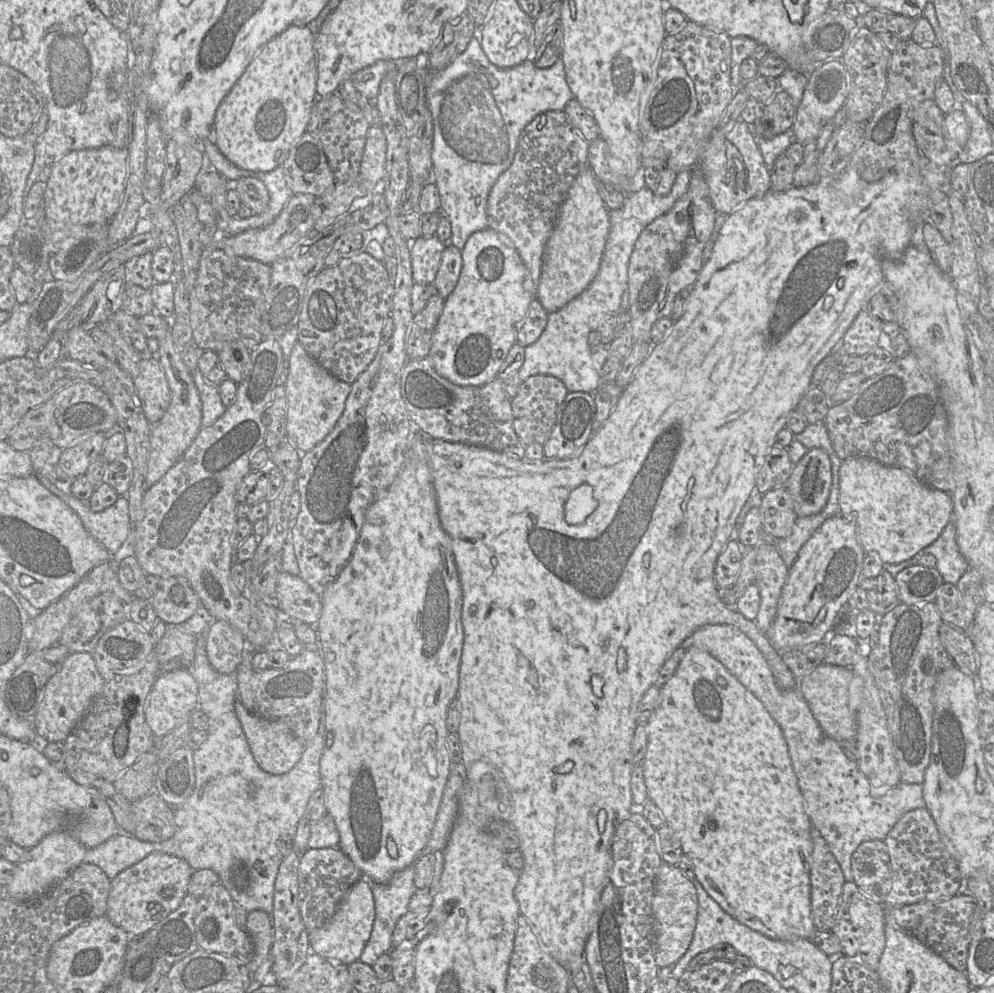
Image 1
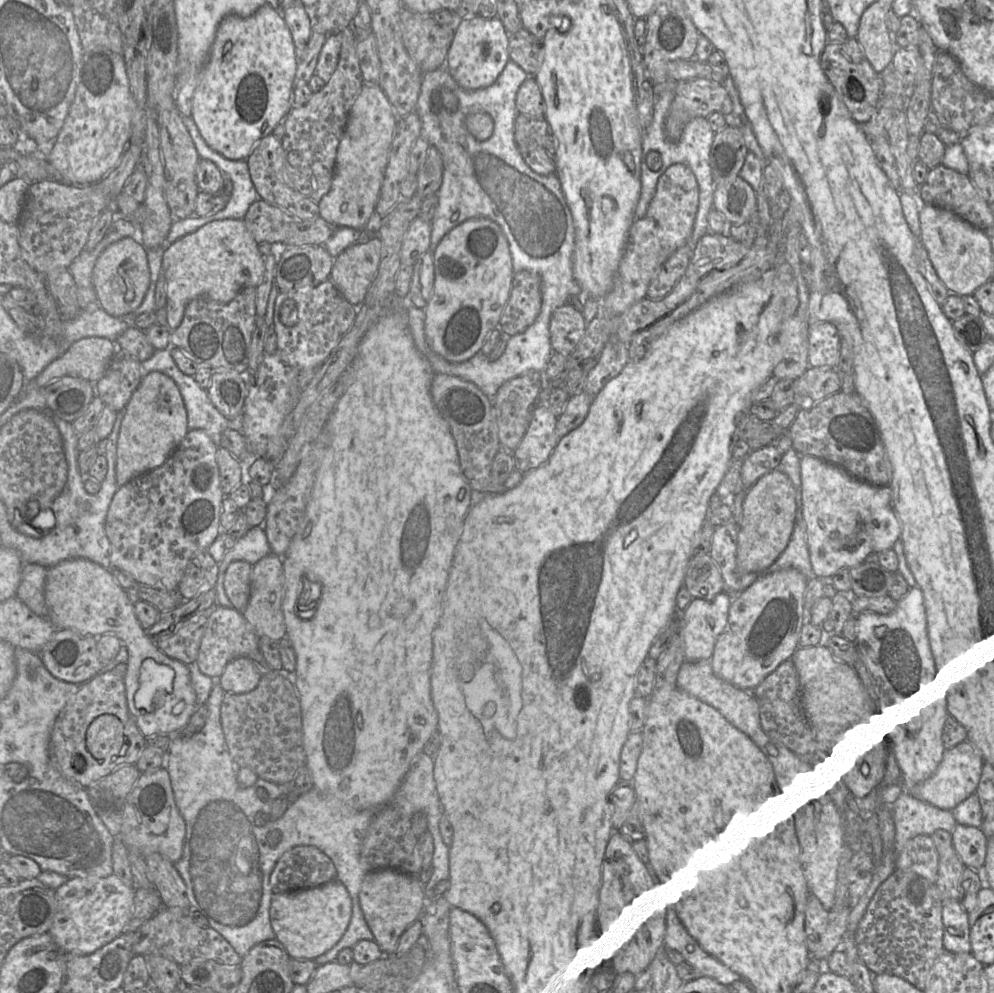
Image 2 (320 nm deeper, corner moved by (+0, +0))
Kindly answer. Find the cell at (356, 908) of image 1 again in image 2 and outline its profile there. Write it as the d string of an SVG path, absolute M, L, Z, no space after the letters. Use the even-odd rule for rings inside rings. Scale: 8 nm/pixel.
M337 879L323 885L285 893L273 893L270 905L270 923L278 940L291 958L314 961L334 947L346 932L352 916L352 900Z

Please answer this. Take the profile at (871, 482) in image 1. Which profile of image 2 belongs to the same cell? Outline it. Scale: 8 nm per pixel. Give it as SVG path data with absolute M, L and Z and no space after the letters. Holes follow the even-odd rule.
M801 455L802 514L807 527L807 540L812 569L818 578L831 579L840 570L850 570L870 555L893 549L901 538L900 520L893 509L890 487L877 487L861 481L841 467L819 458Z

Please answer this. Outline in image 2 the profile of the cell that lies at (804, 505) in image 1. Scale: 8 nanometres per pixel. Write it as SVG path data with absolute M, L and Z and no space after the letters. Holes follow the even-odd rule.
M780 470L759 478L745 491L737 543L737 572L763 573L782 554L791 538L796 519L796 491Z

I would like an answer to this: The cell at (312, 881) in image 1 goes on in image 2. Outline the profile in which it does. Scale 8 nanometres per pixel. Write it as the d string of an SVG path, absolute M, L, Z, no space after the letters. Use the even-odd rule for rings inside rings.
M300 845L286 851L270 875L273 893L314 888L335 880L333 861L315 846Z

